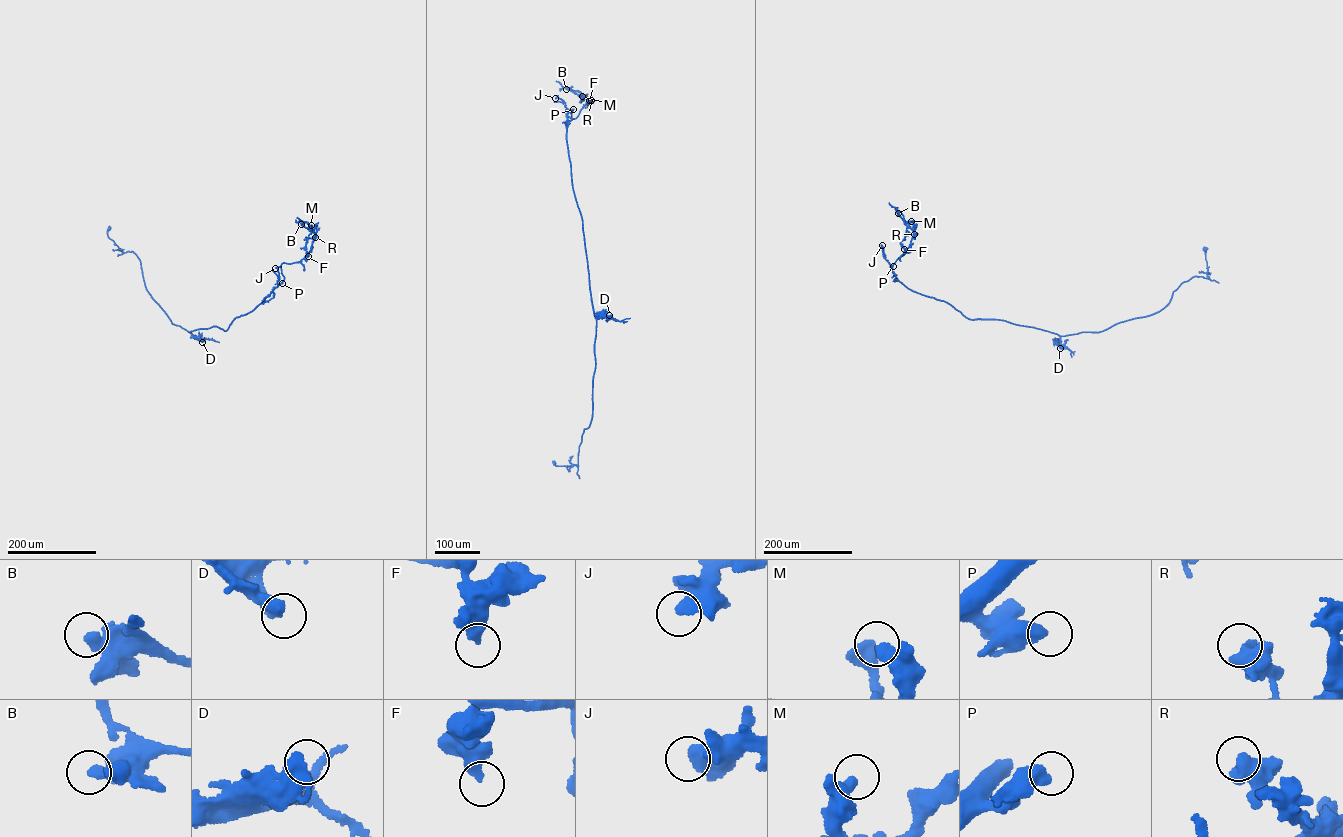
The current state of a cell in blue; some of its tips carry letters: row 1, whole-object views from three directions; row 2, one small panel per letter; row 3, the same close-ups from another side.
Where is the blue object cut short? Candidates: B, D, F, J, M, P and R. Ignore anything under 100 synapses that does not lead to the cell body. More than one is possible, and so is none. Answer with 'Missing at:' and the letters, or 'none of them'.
Missing at: D

